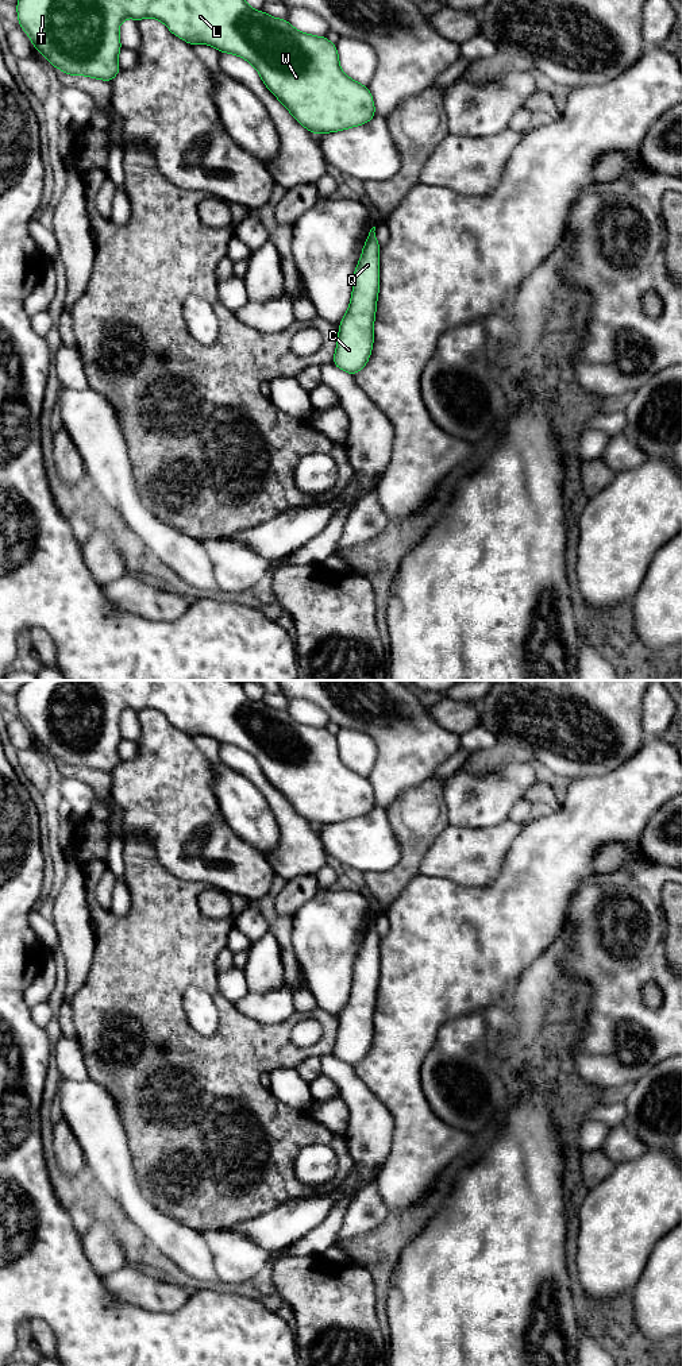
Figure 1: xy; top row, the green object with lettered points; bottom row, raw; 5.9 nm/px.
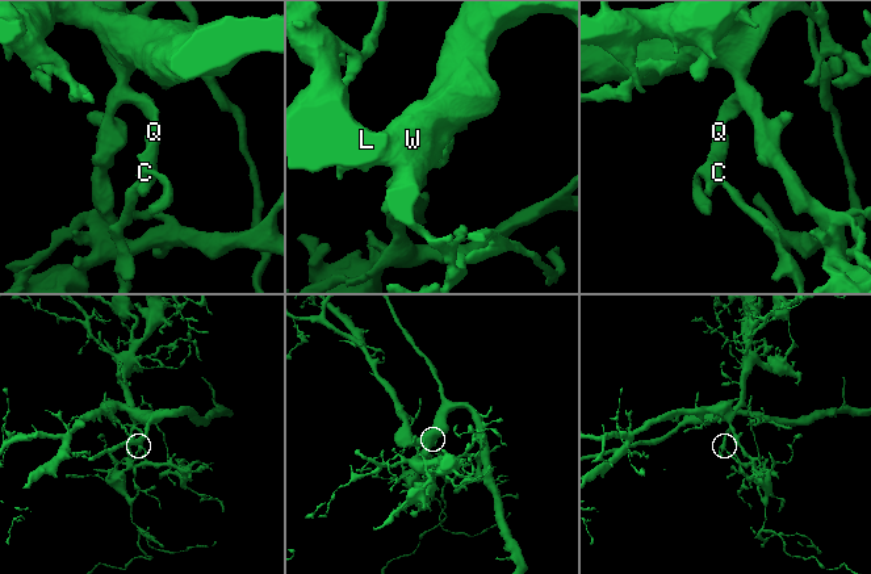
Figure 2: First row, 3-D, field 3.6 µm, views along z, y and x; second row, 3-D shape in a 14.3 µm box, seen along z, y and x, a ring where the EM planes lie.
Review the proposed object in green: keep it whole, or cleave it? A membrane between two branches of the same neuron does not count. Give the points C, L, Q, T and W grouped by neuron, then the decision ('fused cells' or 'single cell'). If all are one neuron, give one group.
C L Q T W; single cell

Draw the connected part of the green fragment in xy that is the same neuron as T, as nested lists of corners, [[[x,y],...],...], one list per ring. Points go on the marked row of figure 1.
[[[18,0],[19,26],[54,67],[70,76],[113,81],[122,43],[119,26],[127,19],[154,18],[186,43],[211,45],[248,61],[267,89],[312,134],[338,132],[369,123],[375,116],[369,86],[347,77],[339,66],[336,45],[254,11],[244,0]]]

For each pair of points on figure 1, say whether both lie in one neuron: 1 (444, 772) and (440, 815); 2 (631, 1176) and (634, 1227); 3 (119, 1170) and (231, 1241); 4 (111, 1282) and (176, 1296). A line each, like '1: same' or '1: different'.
1: different
2: same
3: different
4: same

